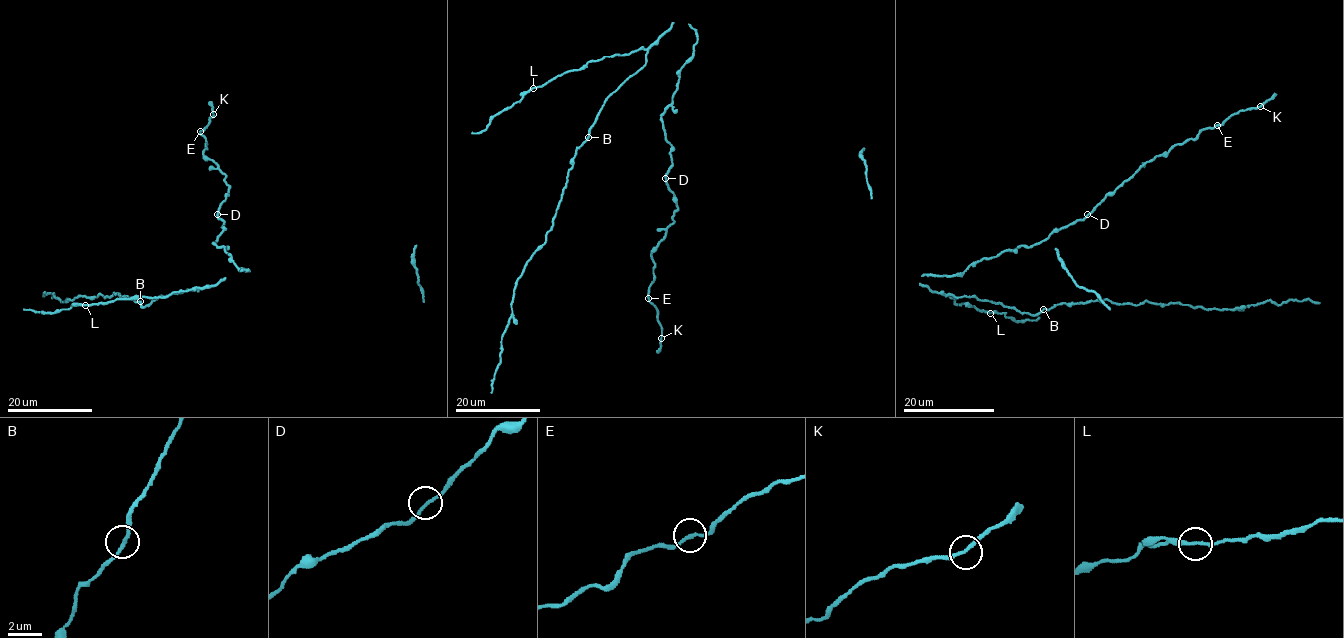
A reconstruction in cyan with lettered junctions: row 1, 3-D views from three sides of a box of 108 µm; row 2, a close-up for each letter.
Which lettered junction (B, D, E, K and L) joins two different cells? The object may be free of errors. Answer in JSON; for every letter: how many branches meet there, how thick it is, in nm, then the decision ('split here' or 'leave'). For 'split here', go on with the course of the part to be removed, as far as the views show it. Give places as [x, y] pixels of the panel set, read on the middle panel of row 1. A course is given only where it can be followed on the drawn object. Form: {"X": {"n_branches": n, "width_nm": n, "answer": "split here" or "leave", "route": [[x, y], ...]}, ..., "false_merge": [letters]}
{"B": {"n_branches": 2, "width_nm": 180, "answer": "leave"}, "D": {"n_branches": 2, "width_nm": 180, "answer": "leave"}, "E": {"n_branches": 2, "width_nm": 180, "answer": "leave"}, "K": {"n_branches": 2, "width_nm": 190, "answer": "leave"}, "L": {"n_branches": 2, "width_nm": 180, "answer": "leave"}, "false_merge": []}

